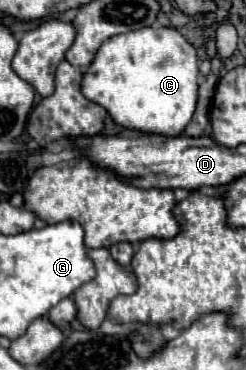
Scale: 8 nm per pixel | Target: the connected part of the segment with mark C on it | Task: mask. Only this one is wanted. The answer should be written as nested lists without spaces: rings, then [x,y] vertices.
[[[147,26],[105,40],[83,76],[83,94],[131,130],[177,136],[191,122],[199,90],[197,50],[175,28]]]

